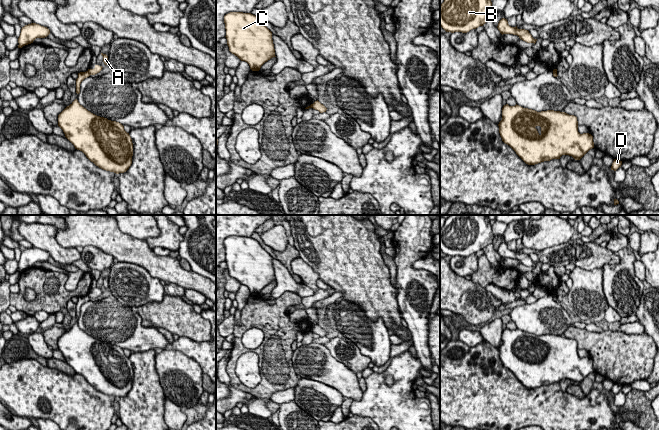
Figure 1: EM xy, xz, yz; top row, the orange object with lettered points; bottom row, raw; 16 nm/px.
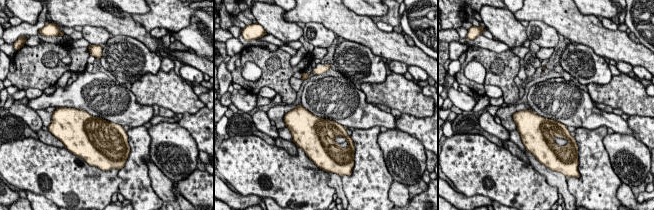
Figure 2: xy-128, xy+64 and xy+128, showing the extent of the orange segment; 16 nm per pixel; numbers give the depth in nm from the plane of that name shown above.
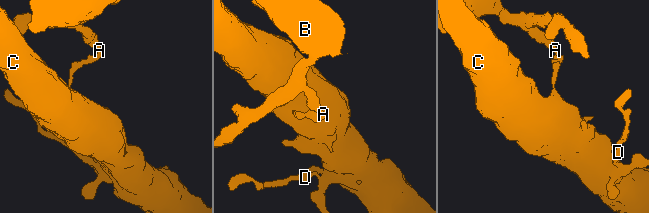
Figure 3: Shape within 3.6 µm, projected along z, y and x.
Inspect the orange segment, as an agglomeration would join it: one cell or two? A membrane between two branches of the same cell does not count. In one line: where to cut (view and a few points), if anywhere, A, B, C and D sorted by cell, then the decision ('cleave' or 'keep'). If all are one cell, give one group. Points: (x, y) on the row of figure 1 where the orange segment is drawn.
xy (87, 71), (90, 74) | A B / C D | cleave

